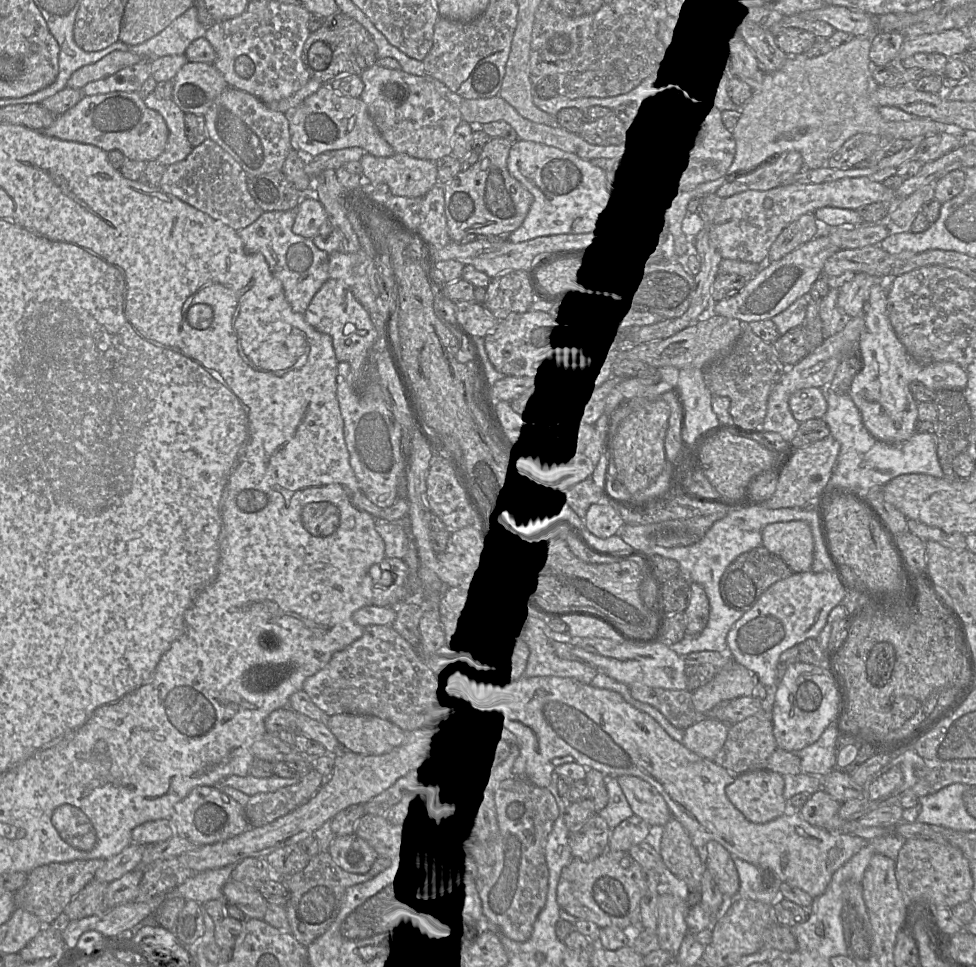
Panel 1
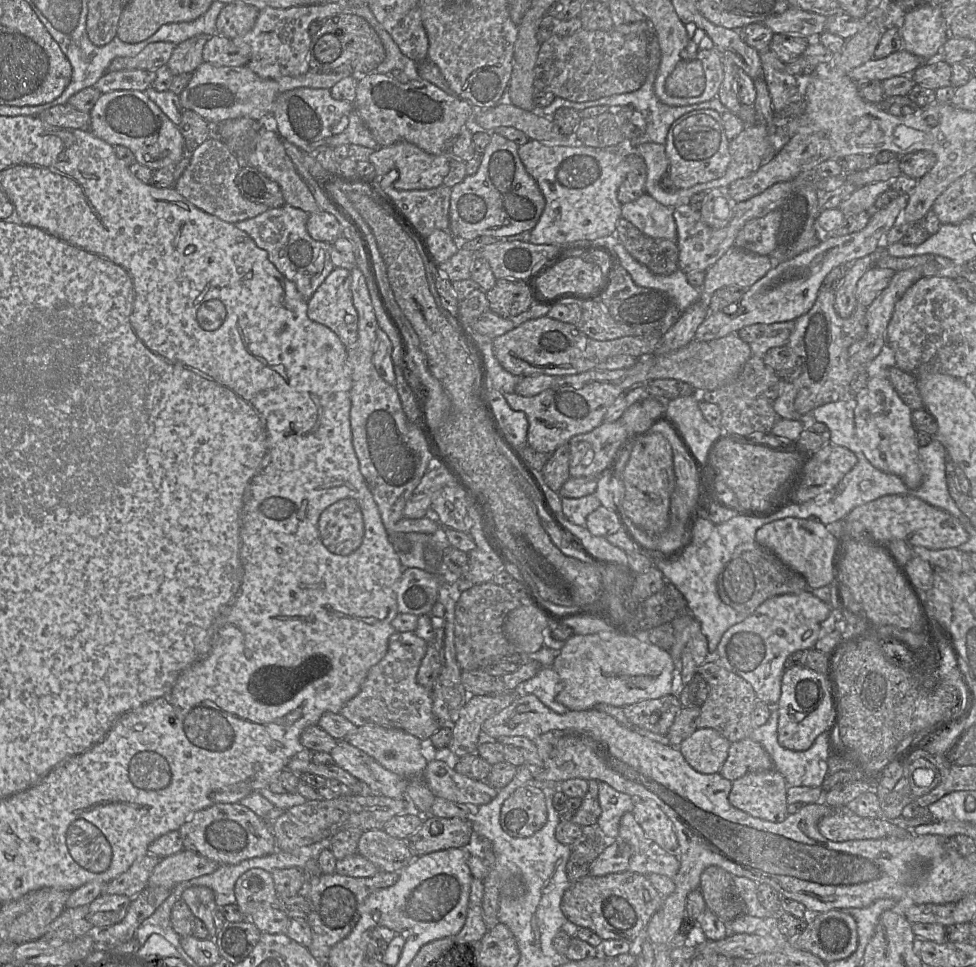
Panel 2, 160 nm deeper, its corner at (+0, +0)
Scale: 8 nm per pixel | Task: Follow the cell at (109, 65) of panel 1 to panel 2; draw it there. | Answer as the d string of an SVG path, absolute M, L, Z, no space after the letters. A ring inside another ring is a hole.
M170 42L149 44L133 57L115 58L110 63L107 72L136 69L155 72L158 68L167 64L175 47L176 45Z

